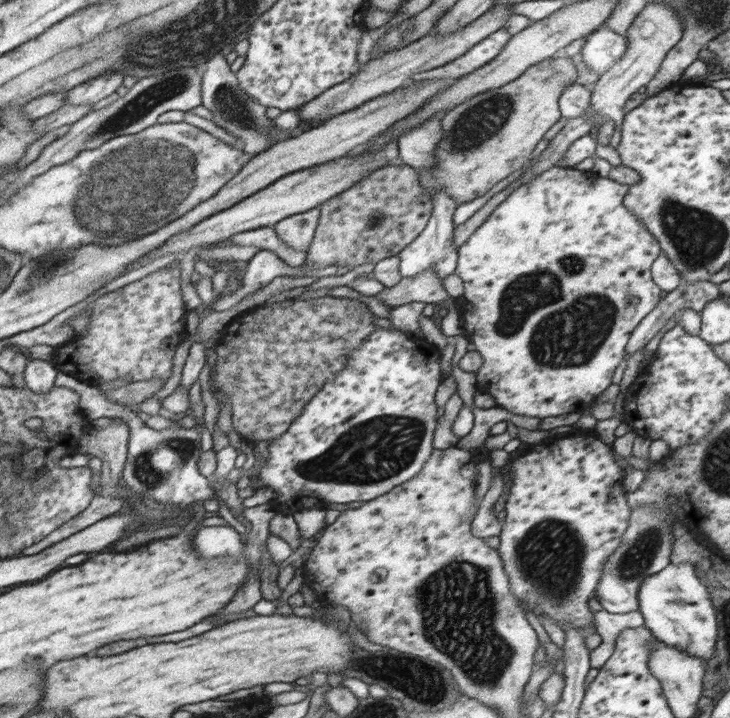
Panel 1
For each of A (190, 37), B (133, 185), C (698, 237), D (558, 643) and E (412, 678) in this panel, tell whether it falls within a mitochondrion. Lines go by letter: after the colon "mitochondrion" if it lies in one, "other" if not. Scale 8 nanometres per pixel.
A: mitochondrion
B: mitochondrion
C: mitochondrion
D: other
E: mitochondrion

